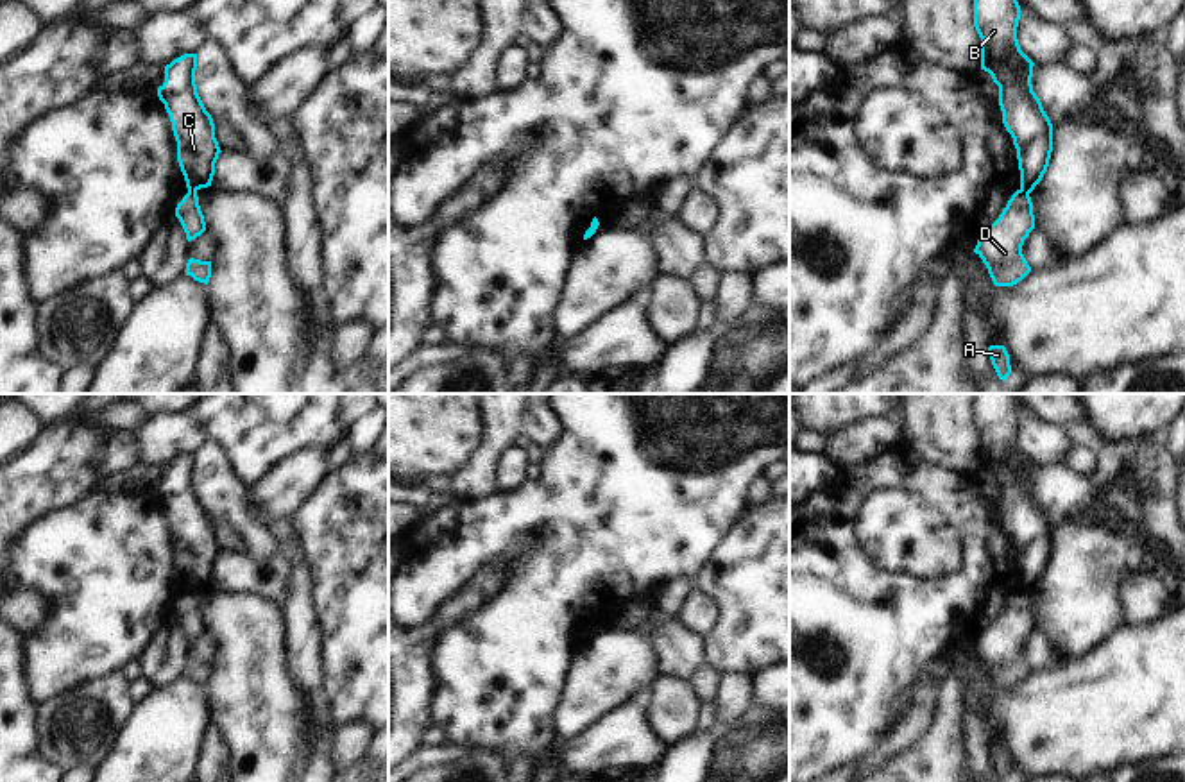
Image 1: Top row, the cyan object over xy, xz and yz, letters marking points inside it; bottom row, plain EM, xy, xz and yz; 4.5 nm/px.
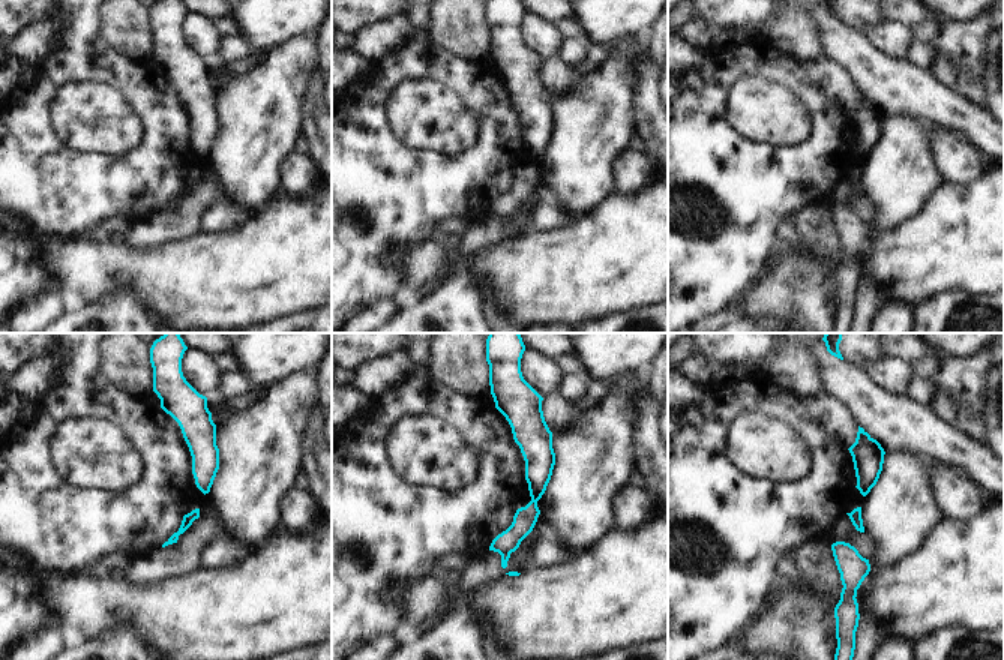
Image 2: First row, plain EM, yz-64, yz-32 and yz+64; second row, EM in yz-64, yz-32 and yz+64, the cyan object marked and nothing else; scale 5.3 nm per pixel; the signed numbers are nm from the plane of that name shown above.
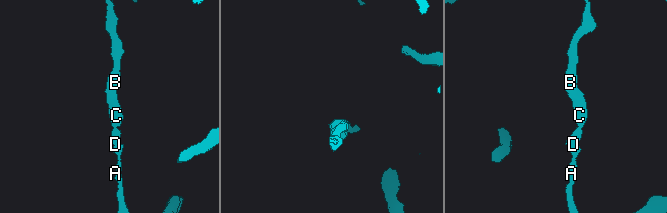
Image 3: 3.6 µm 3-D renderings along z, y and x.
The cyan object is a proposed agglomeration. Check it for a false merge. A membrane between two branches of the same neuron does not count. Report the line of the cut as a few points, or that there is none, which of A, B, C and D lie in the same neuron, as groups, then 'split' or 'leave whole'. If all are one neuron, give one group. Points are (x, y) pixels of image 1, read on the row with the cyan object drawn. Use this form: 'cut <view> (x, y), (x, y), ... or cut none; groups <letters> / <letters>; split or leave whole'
cut xy (196, 190), (188, 194); groups A D / B C; split

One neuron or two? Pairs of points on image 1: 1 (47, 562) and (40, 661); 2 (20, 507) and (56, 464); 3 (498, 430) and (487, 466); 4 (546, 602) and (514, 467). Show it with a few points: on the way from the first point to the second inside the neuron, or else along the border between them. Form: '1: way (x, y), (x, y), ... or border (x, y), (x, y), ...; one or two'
1: way (65, 586), (74, 594), (74, 627), (65, 636); one
2: way (24, 496), (45, 475); one
3: way (498, 439), (489, 457); one
4: border (528, 480), (516, 489), (502, 491); two

